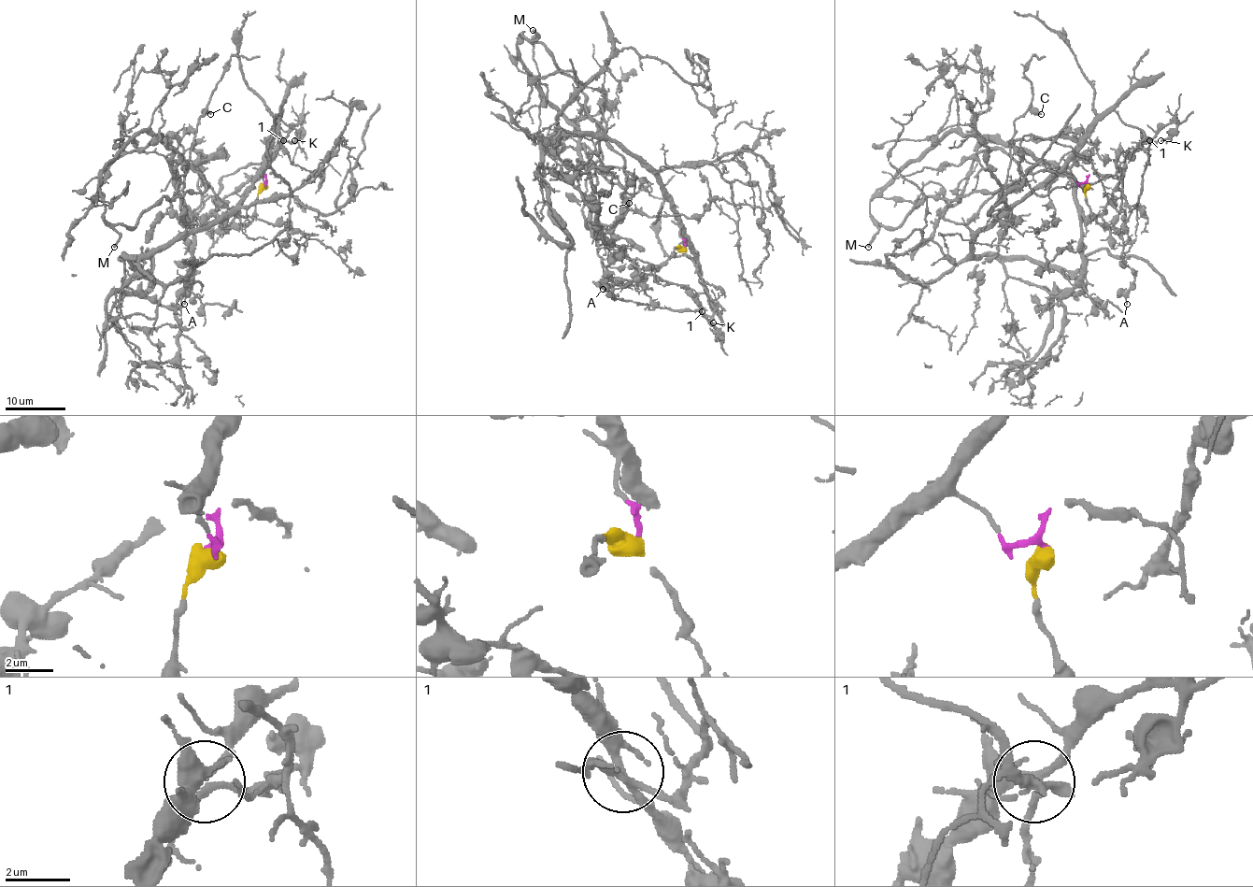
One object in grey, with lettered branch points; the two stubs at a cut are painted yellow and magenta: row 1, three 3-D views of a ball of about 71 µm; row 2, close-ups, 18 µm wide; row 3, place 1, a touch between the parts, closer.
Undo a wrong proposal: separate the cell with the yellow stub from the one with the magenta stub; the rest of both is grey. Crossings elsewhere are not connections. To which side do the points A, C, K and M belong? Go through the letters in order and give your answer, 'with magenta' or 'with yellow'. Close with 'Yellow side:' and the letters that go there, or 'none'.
A: with yellow
C: with magenta
K: with yellow
M: with yellow
Yellow side: A, K, M

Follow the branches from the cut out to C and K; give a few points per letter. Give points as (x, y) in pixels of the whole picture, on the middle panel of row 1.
C: (682, 250), (685, 241), (672, 197), (605, 130), (600, 142), (603, 167), (616, 177), (630, 204)
K: (682, 250), (676, 247), (664, 262), (634, 266), (640, 273), (684, 286), (719, 338), (714, 322)

